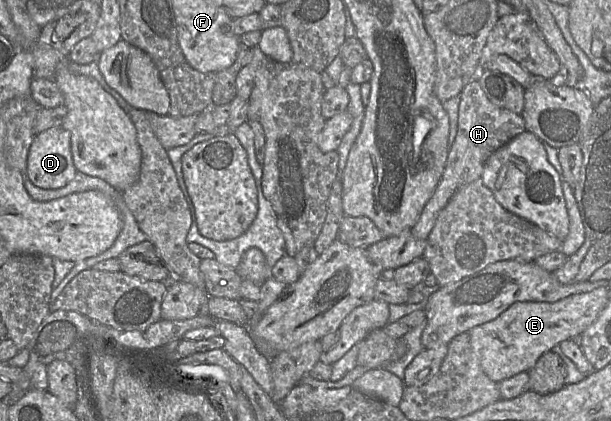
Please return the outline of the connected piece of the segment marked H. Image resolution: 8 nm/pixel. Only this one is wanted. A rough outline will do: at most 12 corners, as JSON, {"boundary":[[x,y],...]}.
{"boundary":[[477,75],[460,98],[458,130],[434,194],[411,228],[428,238],[456,191],[526,130],[490,102]]}

